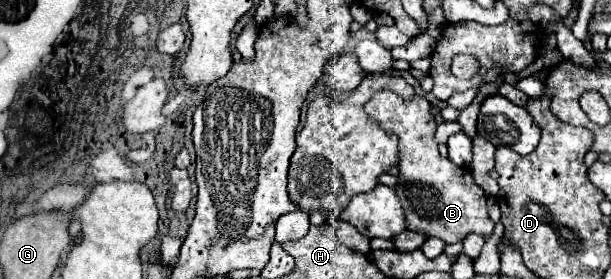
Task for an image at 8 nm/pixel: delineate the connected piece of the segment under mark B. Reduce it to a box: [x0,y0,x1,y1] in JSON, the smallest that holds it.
[366,91,494,243]

